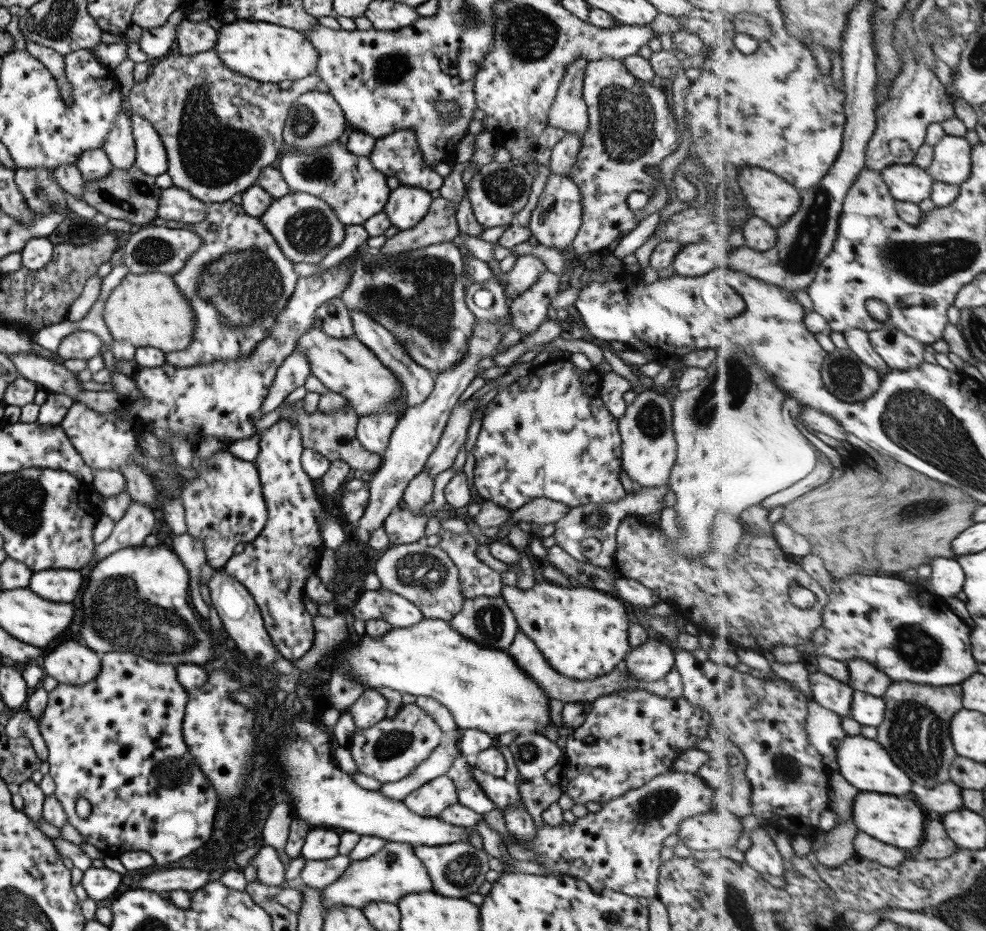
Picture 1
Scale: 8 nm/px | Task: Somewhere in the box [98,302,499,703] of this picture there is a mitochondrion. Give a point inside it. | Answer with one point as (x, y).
(420, 570)

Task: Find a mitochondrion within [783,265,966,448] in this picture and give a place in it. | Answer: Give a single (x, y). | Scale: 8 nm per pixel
(846, 377)

